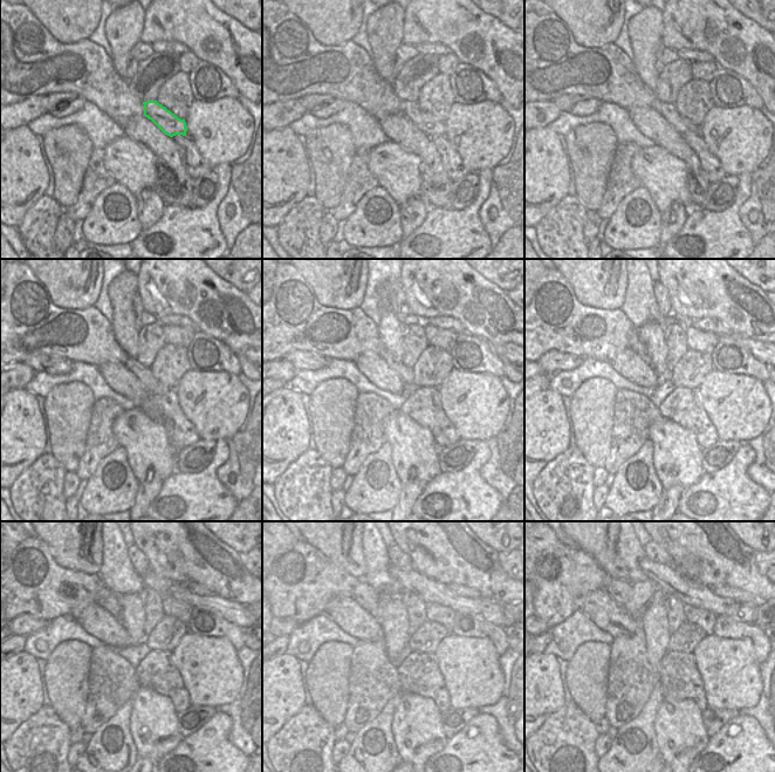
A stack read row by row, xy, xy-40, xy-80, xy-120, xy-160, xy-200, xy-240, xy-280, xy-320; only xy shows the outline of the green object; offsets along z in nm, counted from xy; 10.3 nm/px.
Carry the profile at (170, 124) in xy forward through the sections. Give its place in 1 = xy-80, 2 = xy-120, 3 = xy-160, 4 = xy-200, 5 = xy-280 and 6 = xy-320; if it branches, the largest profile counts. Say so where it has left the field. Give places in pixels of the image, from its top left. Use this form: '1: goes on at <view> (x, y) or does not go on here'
1: goes on at xy-80 (683, 125)
2: goes on at xy-120 (153, 387)
3: goes on at xy-160 (406, 374)
4: goes on at xy-200 (635, 343)
5: goes on at xy-280 (368, 598)
6: goes on at xy-320 (619, 589)

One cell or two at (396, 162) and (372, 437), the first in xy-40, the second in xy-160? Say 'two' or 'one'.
two

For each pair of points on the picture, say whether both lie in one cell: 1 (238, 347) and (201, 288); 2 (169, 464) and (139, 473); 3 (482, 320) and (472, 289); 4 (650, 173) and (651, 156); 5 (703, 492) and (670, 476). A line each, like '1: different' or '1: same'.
1: same
2: same
3: same
4: same
5: different

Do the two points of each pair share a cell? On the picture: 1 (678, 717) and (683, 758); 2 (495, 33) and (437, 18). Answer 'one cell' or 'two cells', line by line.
1: one cell
2: one cell

